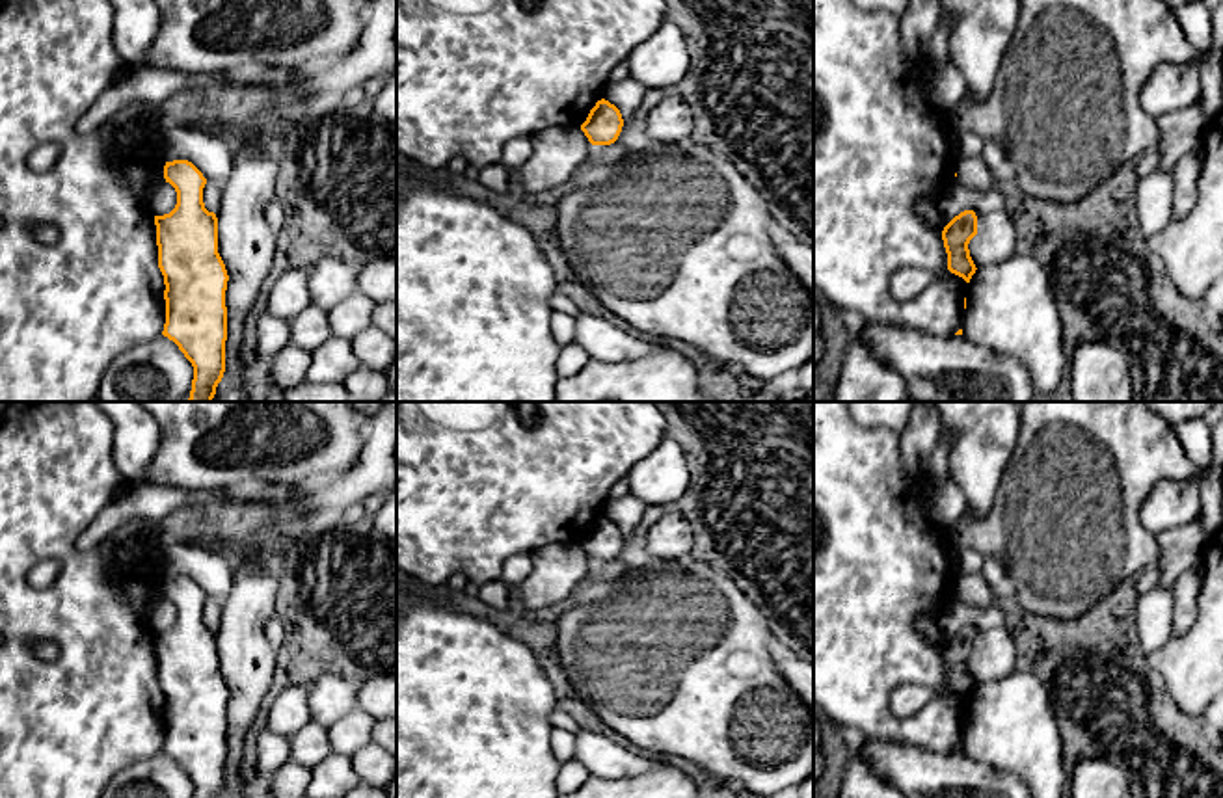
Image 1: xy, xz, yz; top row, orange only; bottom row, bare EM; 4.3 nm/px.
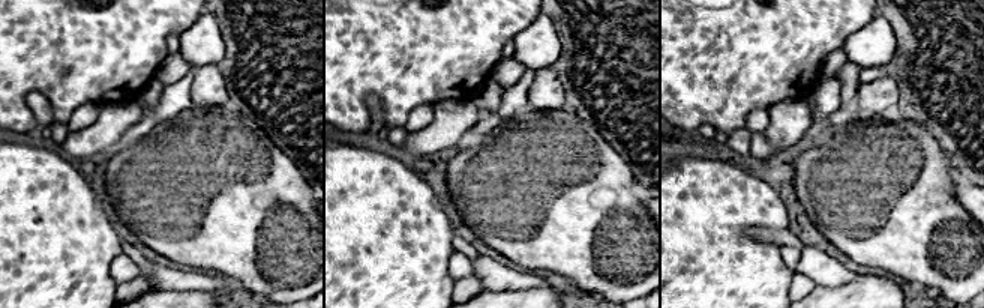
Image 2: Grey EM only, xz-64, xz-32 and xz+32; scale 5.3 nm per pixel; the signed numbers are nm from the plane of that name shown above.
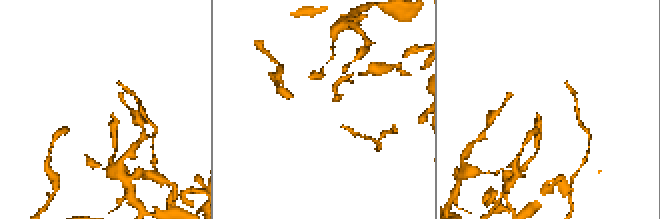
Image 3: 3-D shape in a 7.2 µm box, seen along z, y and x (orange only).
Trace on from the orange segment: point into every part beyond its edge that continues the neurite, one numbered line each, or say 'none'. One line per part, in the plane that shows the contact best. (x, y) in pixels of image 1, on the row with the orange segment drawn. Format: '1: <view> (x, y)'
none

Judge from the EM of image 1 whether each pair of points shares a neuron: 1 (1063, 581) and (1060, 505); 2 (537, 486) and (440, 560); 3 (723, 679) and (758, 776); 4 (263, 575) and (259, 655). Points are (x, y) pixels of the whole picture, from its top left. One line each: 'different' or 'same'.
1: same
2: same
3: same
4: same

